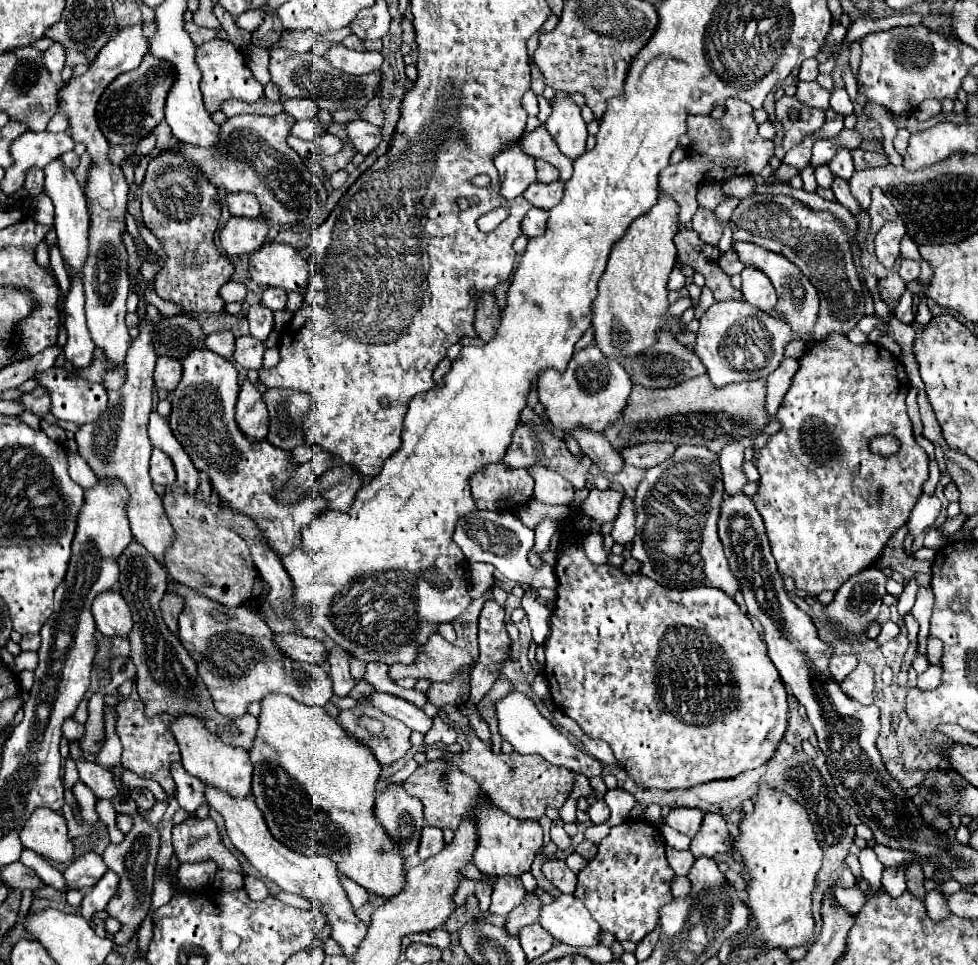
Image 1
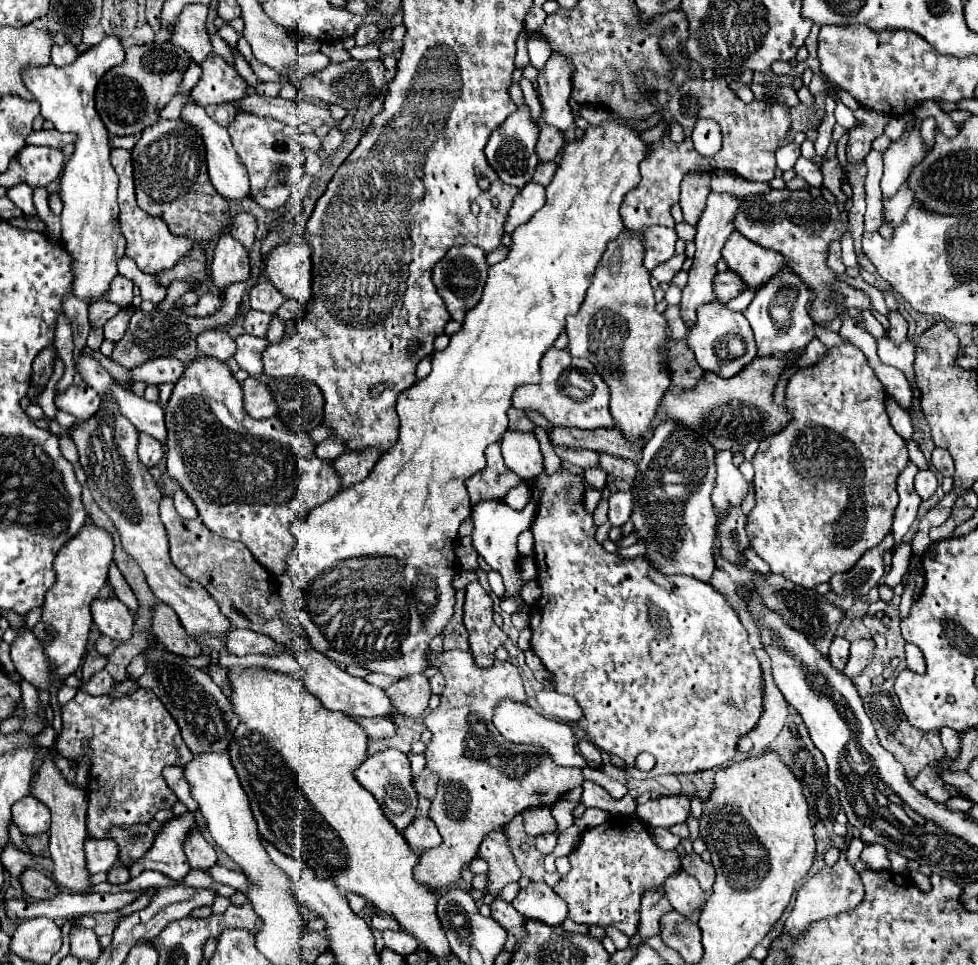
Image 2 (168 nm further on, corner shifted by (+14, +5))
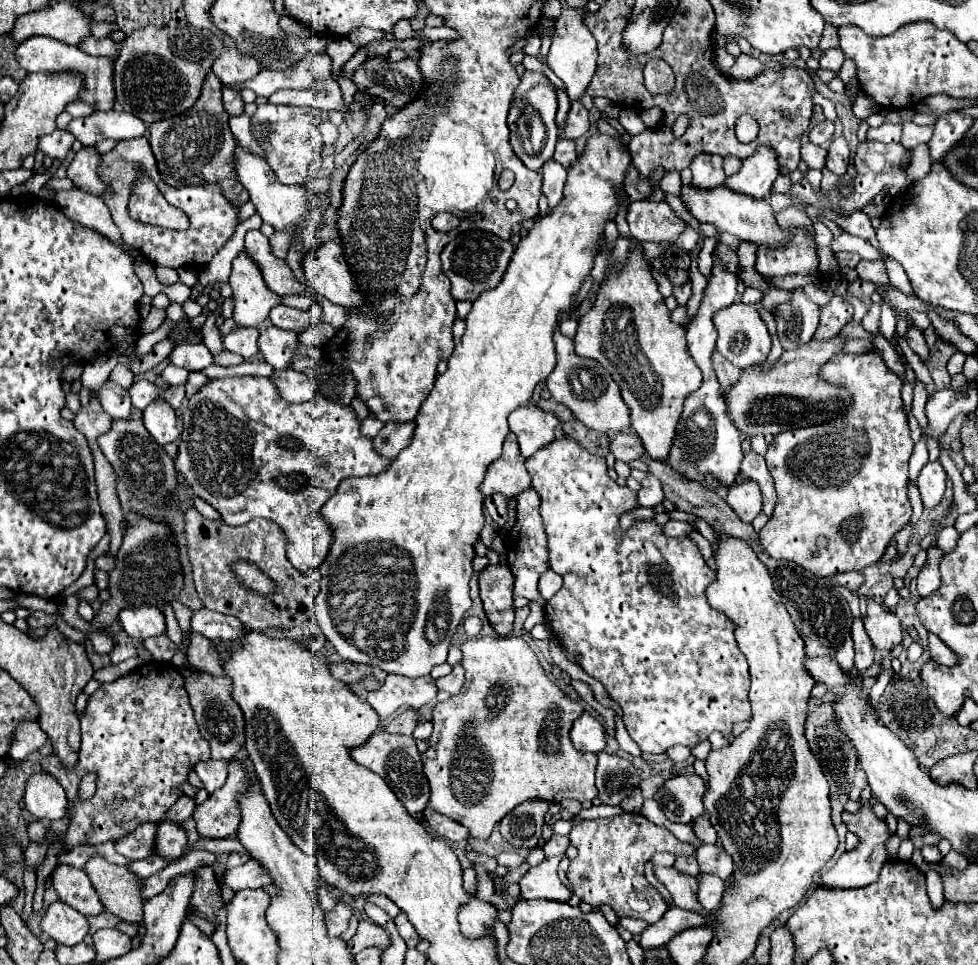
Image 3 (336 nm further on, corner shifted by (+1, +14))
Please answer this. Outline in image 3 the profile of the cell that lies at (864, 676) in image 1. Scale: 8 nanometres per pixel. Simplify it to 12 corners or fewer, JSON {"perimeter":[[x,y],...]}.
{"perimeter":[[867,598],[873,648],[891,652],[903,638],[899,618]]}

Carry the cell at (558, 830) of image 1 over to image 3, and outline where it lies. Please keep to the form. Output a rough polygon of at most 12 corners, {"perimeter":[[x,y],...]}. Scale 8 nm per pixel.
{"perimeter":[[553,836],[543,846],[547,858],[563,856],[569,844],[565,836]]}

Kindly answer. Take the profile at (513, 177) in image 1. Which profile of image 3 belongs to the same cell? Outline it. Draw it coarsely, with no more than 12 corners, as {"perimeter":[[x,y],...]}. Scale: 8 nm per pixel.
{"perimeter":[[525,72],[509,110],[509,144],[529,170],[553,158],[555,86]]}

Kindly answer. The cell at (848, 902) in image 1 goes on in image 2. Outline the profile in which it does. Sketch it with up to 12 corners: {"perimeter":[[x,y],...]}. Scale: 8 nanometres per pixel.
{"perimeter":[[853,838],[846,853],[847,861],[853,866],[860,858],[864,842]]}

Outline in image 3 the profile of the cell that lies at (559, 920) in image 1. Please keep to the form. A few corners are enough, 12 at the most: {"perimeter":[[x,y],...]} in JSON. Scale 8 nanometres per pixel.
{"perimeter":[[547,858],[519,882],[525,900],[569,902],[559,858]]}

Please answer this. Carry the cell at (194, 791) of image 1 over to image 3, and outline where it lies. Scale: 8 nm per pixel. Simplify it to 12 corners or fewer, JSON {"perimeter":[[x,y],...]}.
{"perimeter":[[207,760],[193,766],[203,788],[213,794],[227,778],[227,762]]}

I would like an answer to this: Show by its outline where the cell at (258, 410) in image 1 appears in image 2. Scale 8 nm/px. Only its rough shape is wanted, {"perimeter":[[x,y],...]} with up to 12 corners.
{"perimeter":[[248,377],[244,383],[246,411],[268,419],[278,405],[266,383]]}

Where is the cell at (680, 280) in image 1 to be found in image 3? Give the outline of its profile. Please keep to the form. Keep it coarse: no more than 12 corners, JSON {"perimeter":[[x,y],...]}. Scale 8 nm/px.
{"perimeter":[[631,202],[631,236],[663,248],[687,222],[667,202]]}

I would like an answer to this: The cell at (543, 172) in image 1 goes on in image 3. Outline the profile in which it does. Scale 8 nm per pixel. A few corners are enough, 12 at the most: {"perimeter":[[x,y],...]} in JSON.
{"perimeter":[[571,104],[561,138],[577,140],[589,130],[587,110]]}

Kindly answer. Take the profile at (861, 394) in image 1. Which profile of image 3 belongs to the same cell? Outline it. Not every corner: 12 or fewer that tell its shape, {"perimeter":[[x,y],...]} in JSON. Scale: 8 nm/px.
{"perimeter":[[837,354],[851,404],[773,438],[759,532],[815,576],[875,564],[909,522],[903,382]]}

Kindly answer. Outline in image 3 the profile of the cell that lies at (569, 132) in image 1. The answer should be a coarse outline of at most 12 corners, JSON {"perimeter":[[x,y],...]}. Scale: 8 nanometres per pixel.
{"perimeter":[[563,8],[545,58],[571,102],[589,86],[597,44],[585,8]]}

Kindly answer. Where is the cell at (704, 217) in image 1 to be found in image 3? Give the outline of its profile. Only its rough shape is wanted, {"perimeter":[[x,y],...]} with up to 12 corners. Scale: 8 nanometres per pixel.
{"perimeter":[[713,154],[691,162],[693,182],[699,190],[723,184],[723,158]]}

